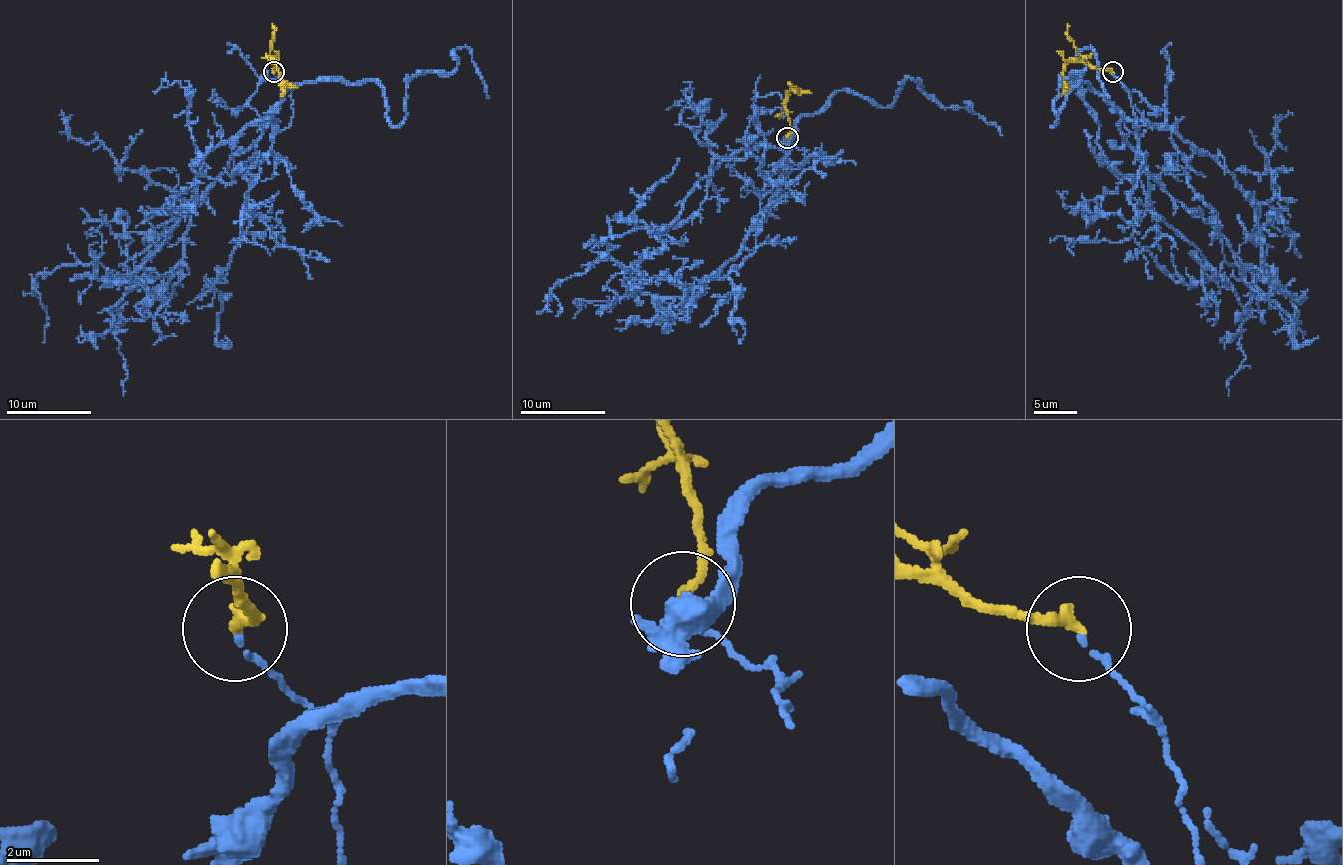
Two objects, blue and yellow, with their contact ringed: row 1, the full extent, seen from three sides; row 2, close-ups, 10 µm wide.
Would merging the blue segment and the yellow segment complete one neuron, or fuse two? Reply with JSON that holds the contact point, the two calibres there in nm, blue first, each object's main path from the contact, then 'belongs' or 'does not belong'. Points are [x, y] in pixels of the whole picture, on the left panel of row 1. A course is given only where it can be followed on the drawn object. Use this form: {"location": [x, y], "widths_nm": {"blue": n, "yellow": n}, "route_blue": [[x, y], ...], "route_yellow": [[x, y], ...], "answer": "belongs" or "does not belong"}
{"location": [274, 72], "widths_nm": {"blue": 100, "yellow": 240}, "route_blue": [[274, 72], [291, 123], [219, 143], [198, 200], [125, 276], [96, 279], [93, 262], [42, 272], [42, 342]], "route_yellow": [[274, 72], [272, 62], [278, 75], [297, 87]], "answer": "does not belong"}

